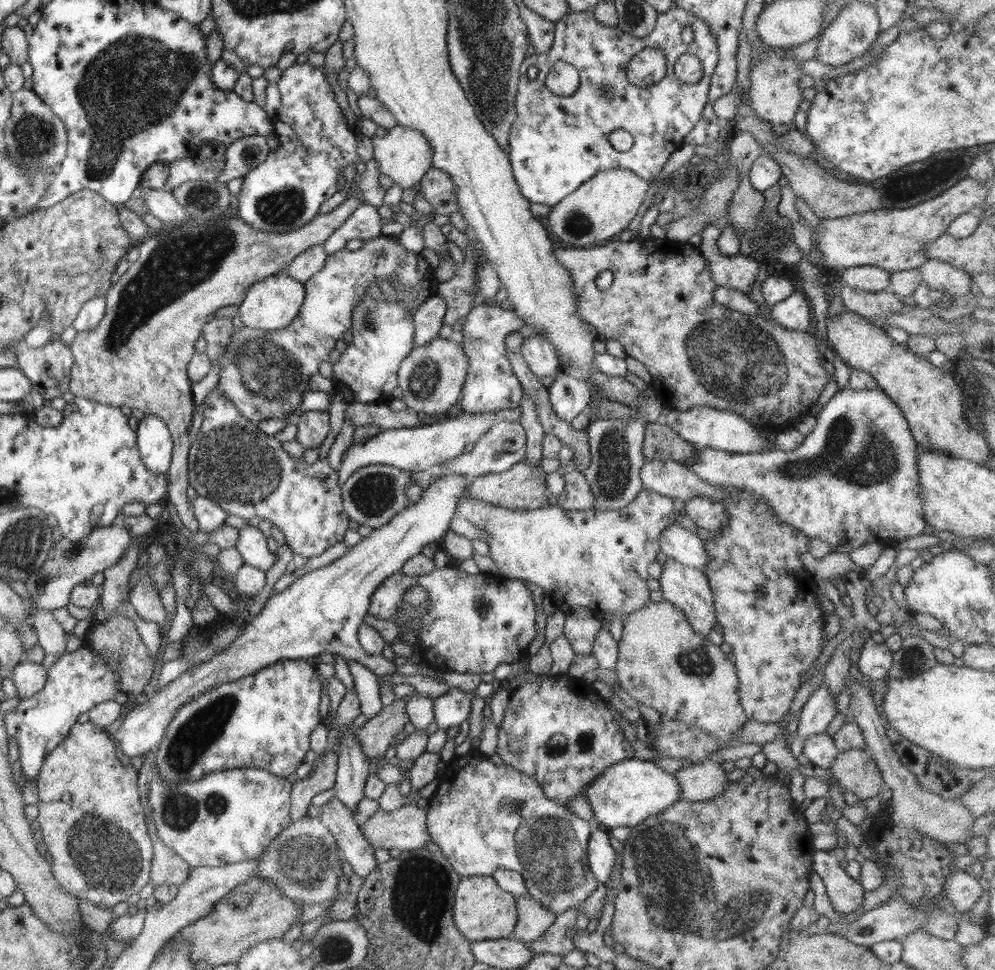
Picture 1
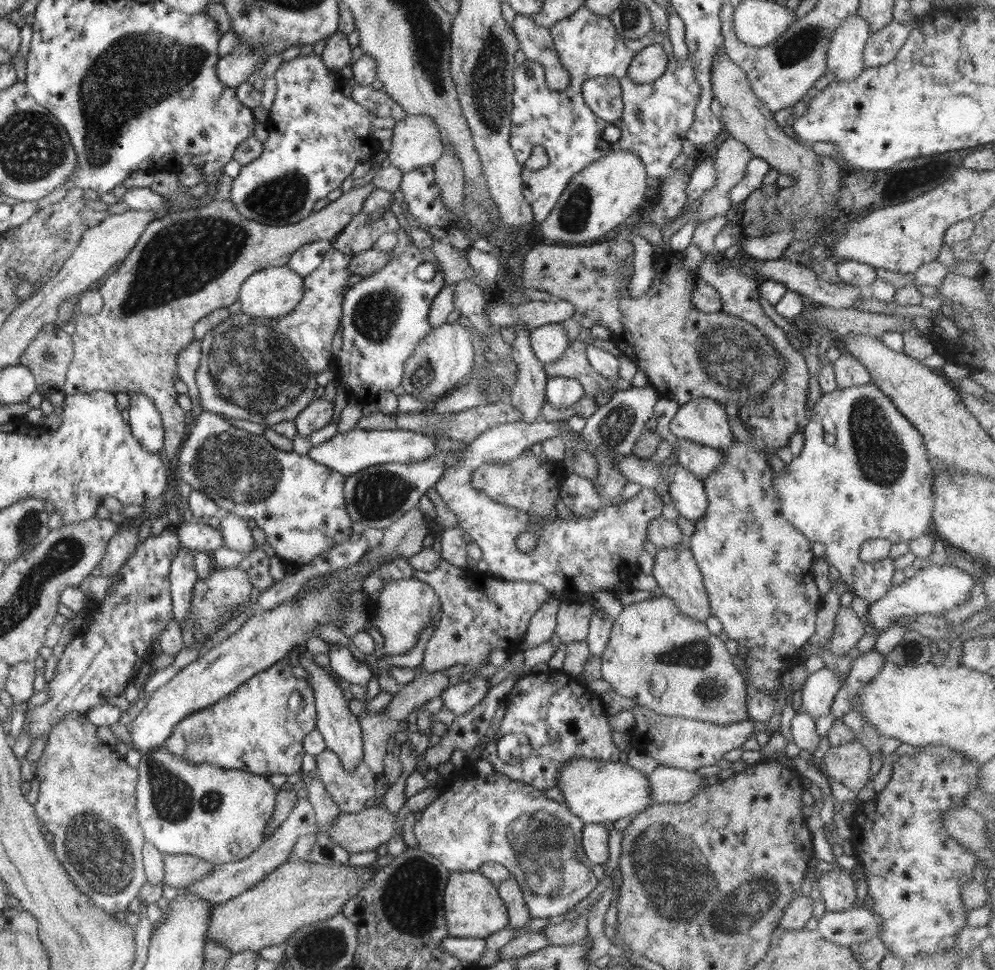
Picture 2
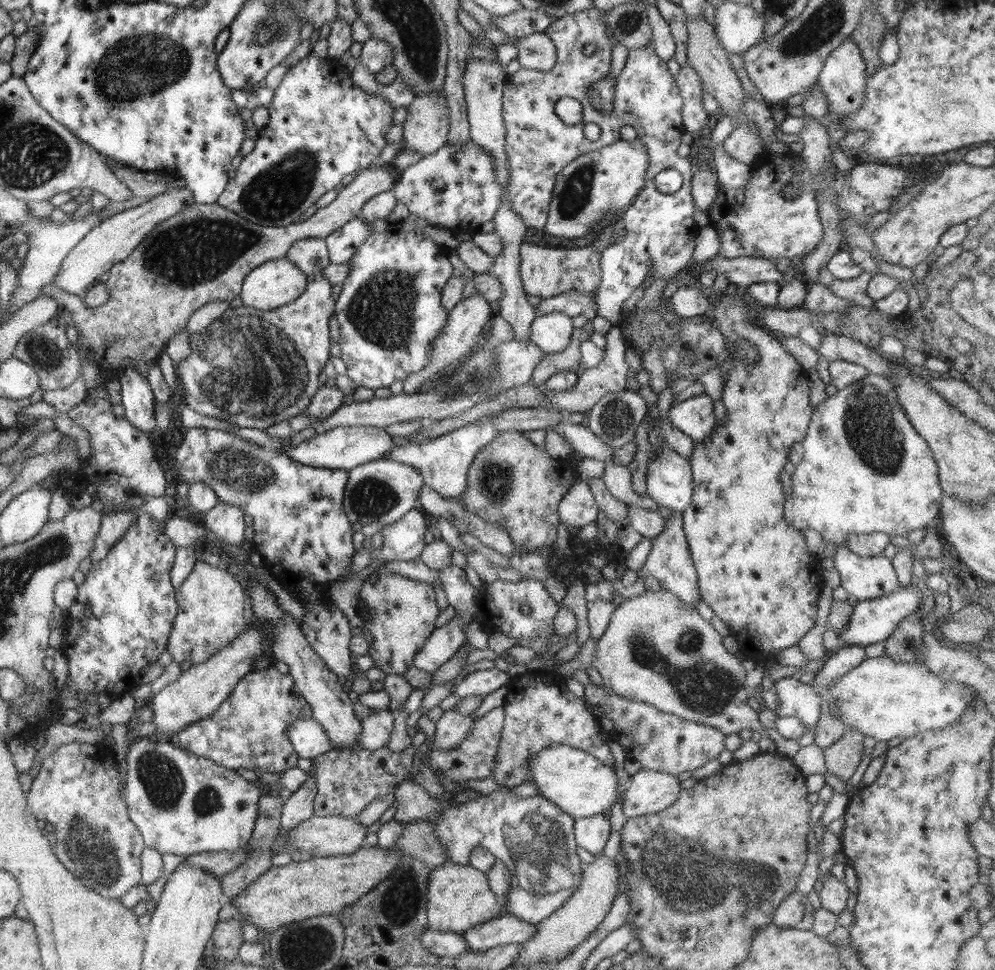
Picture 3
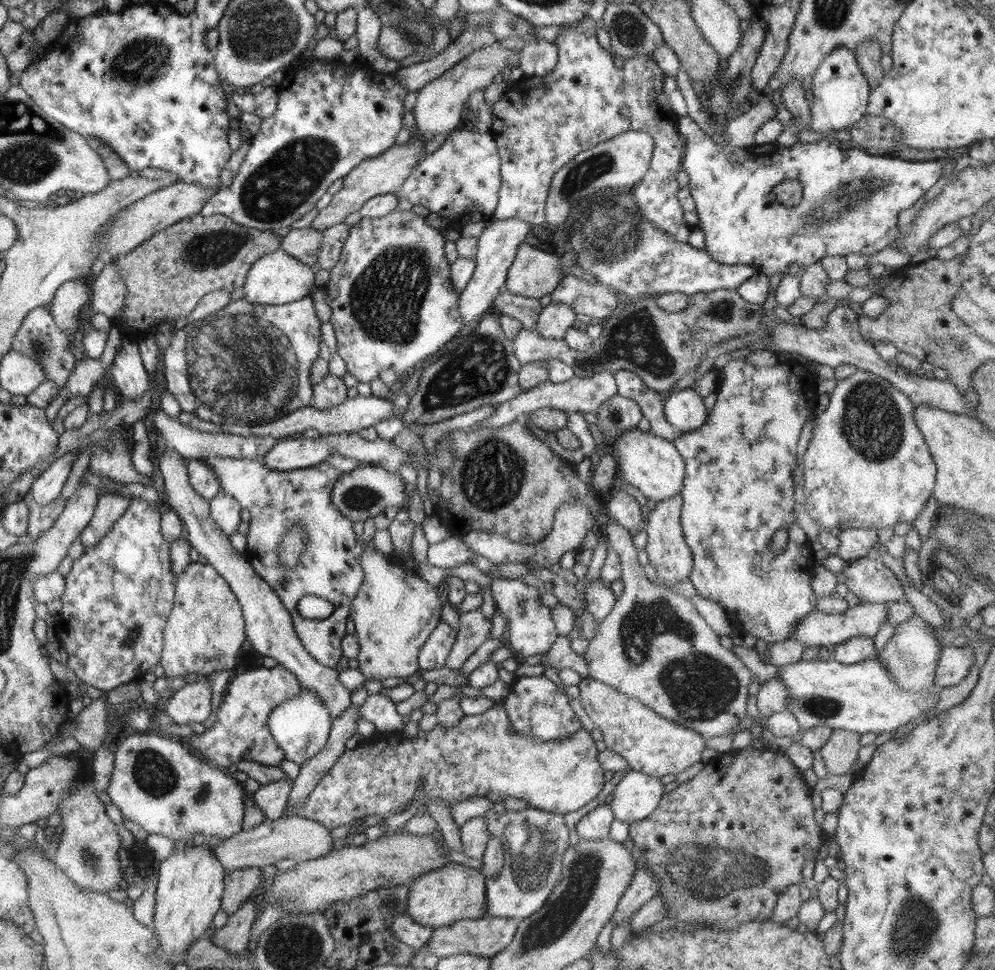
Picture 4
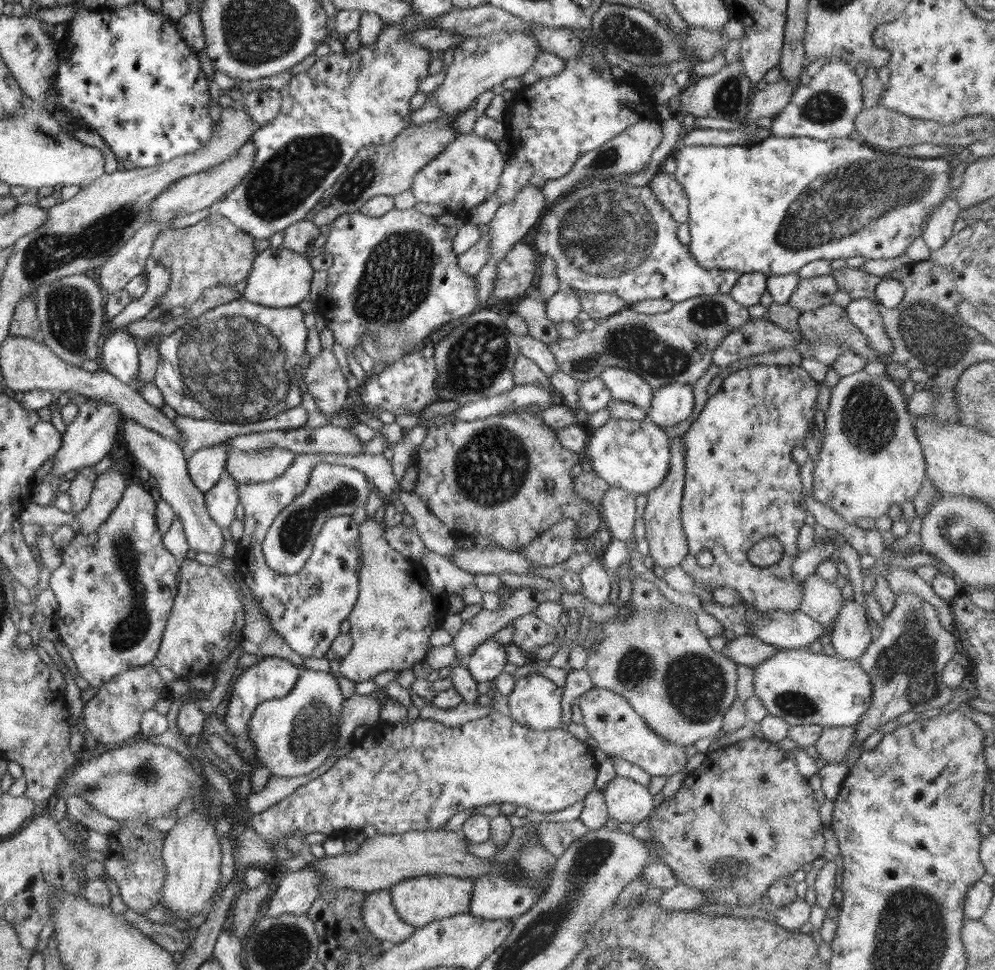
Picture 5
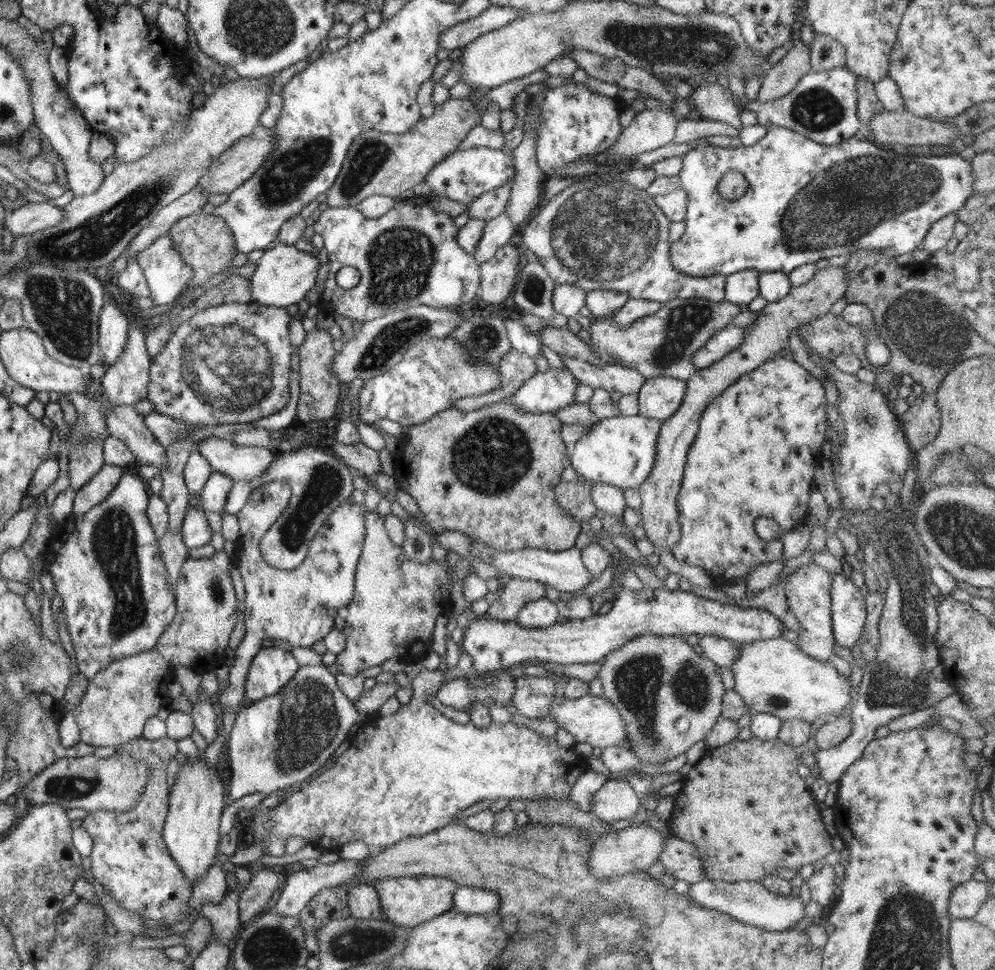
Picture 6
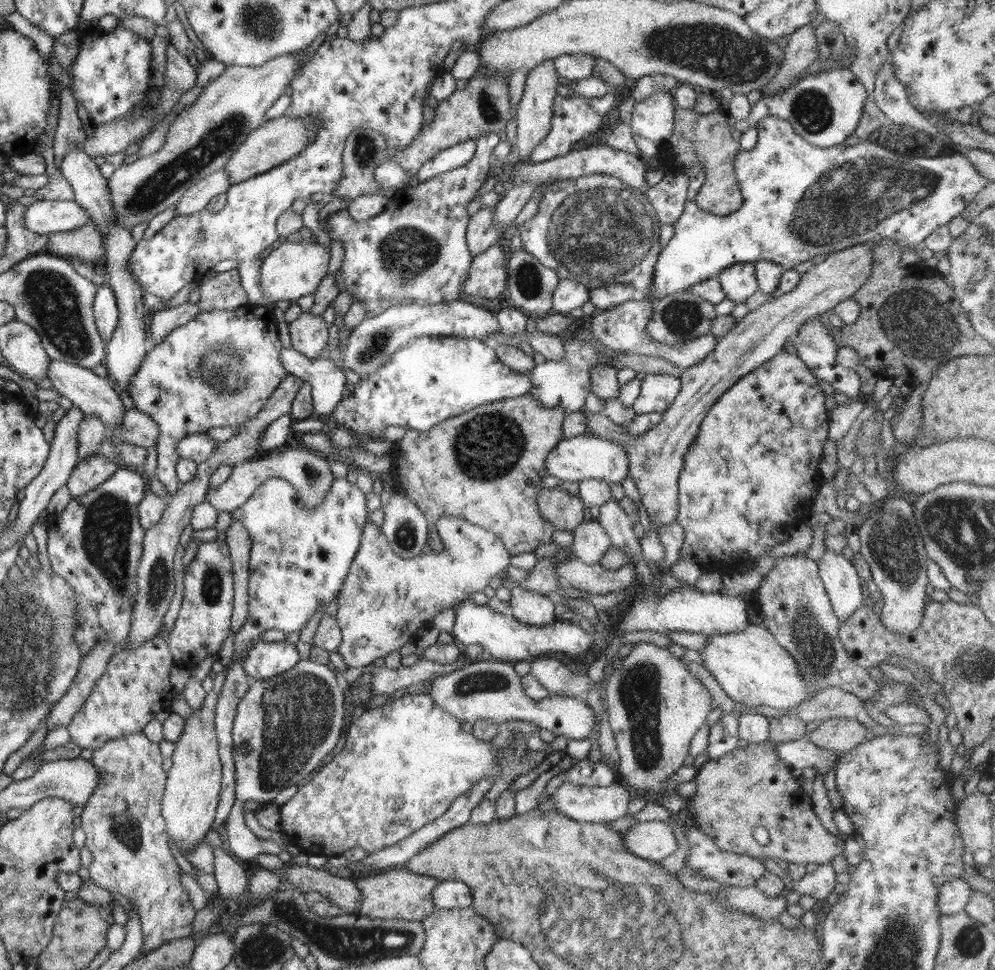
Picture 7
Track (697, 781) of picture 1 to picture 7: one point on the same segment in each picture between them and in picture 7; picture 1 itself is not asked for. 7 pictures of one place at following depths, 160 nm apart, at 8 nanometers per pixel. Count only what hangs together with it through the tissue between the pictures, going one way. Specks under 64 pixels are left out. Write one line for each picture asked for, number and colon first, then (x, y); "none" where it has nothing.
2: (668, 785)
3: (649, 792)
4: (635, 797)
5: (627, 801)
6: (616, 800)
7: (603, 804)

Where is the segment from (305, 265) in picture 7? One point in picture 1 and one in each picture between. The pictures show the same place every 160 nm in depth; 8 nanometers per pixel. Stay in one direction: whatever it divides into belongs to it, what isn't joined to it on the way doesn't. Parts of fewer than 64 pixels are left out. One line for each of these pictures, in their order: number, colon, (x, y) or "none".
1: (272, 304)
2: (273, 292)
3: (277, 282)
4: (277, 278)
5: (279, 277)
6: (284, 274)

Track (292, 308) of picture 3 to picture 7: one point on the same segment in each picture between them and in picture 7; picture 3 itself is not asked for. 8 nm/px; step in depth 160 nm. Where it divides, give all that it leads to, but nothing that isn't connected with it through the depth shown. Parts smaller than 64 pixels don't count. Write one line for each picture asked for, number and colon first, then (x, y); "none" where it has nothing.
4: (248, 364)
5: (238, 363)
6: (230, 363)
7: (219, 369)

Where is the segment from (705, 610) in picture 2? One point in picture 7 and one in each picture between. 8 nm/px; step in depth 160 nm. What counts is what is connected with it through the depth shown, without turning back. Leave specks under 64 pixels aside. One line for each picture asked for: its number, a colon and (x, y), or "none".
3: (669, 561)
4: (668, 552)
5: (668, 545)
6: (768, 335)
7: (655, 459)

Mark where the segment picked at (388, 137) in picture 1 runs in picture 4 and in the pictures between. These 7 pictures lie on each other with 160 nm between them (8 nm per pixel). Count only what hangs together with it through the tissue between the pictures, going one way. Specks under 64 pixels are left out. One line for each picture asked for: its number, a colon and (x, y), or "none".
2: (416, 142)
3: (426, 128)
4: (438, 108)

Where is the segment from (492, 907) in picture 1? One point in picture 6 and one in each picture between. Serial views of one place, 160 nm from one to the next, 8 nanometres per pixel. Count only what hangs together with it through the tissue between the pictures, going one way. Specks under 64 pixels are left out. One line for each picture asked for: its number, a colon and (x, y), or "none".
2: (473, 908)
3: (458, 897)
4: (453, 892)
5: (420, 900)
6: (407, 901)

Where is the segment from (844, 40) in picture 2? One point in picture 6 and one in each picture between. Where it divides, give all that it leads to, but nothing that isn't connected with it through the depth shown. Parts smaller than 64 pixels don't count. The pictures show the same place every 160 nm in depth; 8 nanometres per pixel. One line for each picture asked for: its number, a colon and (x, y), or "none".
3: (843, 78)
4: (841, 92)
5: (826, 109)
6: (823, 106)

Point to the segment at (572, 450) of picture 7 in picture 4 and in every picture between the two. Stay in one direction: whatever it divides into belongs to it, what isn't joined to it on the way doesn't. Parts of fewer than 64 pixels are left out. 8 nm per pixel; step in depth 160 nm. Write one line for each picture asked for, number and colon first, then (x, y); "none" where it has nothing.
4: (652, 464)
5: (633, 455)
6: (620, 451)

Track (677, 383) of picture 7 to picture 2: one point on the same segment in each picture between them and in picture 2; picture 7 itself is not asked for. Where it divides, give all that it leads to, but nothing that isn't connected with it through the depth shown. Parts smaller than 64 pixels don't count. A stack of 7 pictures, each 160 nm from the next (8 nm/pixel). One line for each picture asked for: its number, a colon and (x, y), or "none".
2: (703, 421)
3: (694, 416)
4: (684, 410)
5: (671, 404)
6: (659, 398)

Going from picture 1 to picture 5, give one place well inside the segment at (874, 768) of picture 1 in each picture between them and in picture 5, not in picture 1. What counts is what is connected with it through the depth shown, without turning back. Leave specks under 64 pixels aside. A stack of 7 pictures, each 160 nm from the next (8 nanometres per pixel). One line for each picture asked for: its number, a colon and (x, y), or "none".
2: (849, 763)
3: (842, 758)
4: (839, 753)
5: (834, 743)

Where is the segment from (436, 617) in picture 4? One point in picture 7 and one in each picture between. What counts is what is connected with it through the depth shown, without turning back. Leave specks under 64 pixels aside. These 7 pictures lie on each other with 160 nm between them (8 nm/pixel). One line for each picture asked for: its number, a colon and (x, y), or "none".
5: (397, 610)
6: (396, 603)
7: (386, 600)

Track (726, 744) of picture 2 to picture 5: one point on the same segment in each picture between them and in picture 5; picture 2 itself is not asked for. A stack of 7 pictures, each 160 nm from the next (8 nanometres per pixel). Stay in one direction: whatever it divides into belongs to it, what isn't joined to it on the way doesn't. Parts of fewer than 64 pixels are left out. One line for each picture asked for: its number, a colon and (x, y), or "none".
3: (661, 742)
4: (653, 745)
5: (619, 731)

